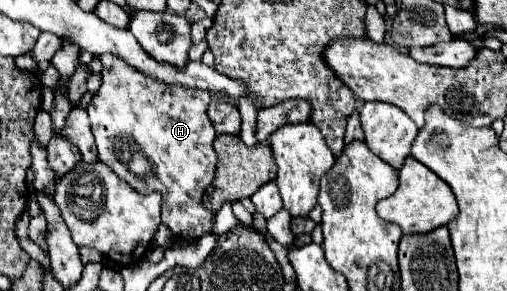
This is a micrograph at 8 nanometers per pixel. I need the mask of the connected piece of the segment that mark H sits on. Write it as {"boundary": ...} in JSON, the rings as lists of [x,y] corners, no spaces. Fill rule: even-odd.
{"boundary":[[[112,53],[98,55],[98,59],[102,63],[102,85],[94,93],[92,103],[86,109],[90,115],[90,127],[96,139],[98,159],[106,163],[114,173],[118,173],[136,191],[144,195],[152,191],[162,193],[164,197],[162,223],[168,225],[176,237],[184,241],[194,241],[194,239],[200,239],[202,235],[208,235],[214,223],[214,213],[204,211],[202,195],[204,195],[204,189],[214,179],[214,171],[216,171],[216,151],[212,149],[216,131],[206,115],[210,93],[204,89],[168,85],[160,79],[154,79],[130,67],[124,59]]]}

